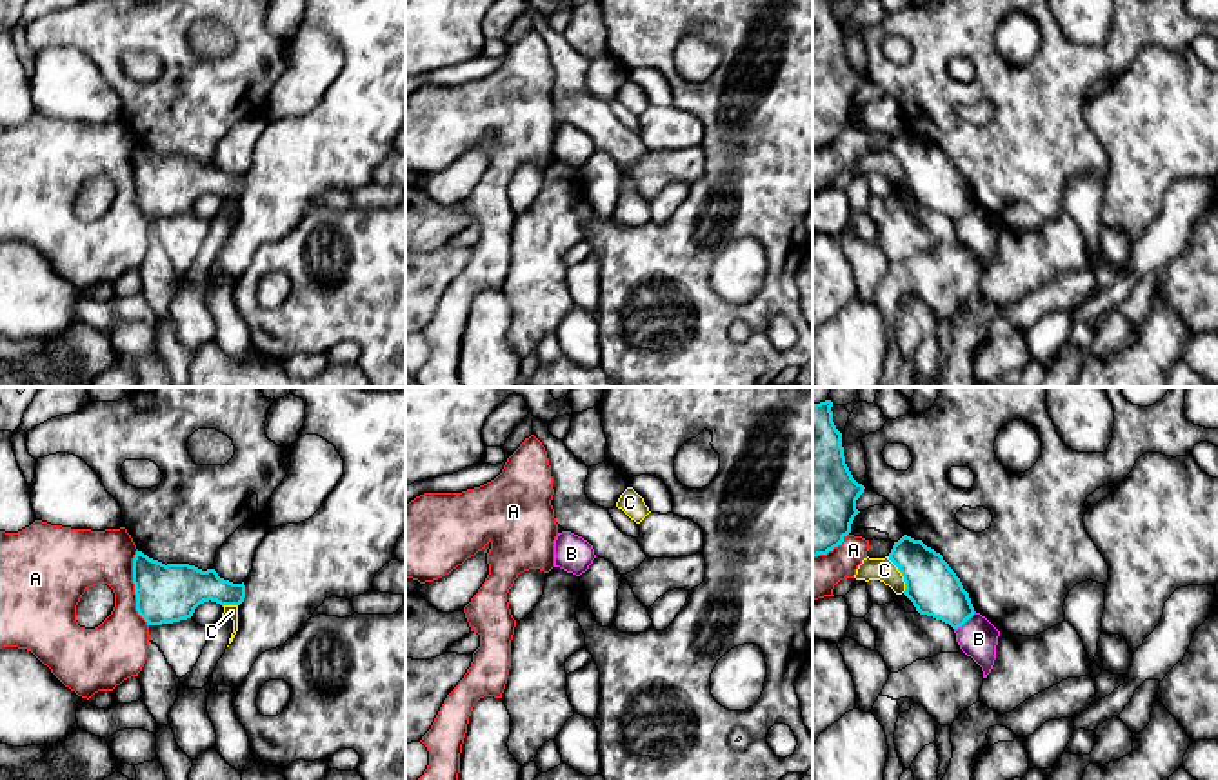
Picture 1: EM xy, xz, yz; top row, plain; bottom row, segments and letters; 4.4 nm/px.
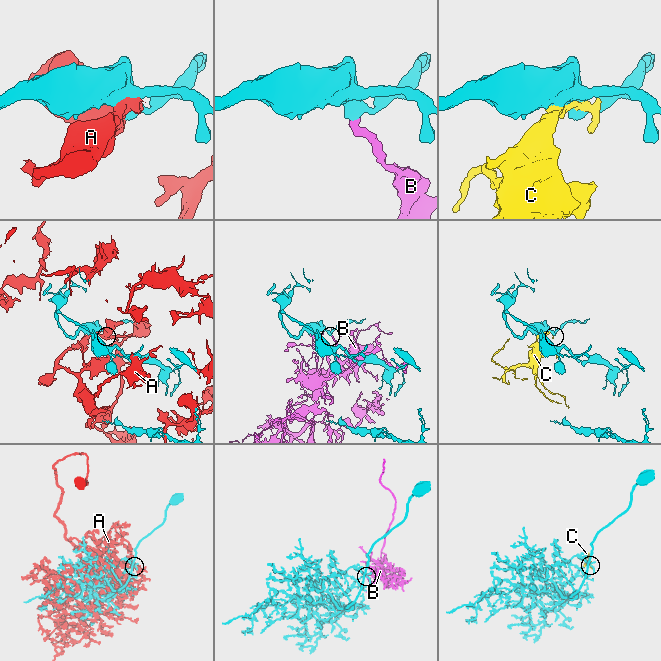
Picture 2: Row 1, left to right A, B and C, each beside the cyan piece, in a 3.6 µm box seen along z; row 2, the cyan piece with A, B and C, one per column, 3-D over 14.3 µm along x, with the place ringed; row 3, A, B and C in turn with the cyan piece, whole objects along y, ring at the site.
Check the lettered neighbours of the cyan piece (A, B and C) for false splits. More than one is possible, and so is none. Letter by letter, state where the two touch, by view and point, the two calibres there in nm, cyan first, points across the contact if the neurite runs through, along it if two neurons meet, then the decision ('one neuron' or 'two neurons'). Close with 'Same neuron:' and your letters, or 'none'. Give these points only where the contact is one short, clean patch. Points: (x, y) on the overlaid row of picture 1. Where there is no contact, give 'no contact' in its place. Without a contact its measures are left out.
A: meets cyan in xy at (135, 588); 260 nm thick on the cyan side, 240 nm on the other; two neurons
B: meets cyan in yz at (964, 622); 240 nm thick on the cyan side, 170 nm on the other; border along yz (975, 611), (955, 630); two neurons
C: meets cyan in yz at (902, 575); 240 nm thick on the cyan side, 100 nm on the other; two neurons
Same neuron: none

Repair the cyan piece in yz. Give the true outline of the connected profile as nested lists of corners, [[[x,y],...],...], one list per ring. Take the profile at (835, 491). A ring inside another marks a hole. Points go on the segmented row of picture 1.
[[[831,400],[813,404],[813,556],[842,545],[865,489],[845,464],[831,407]]]

